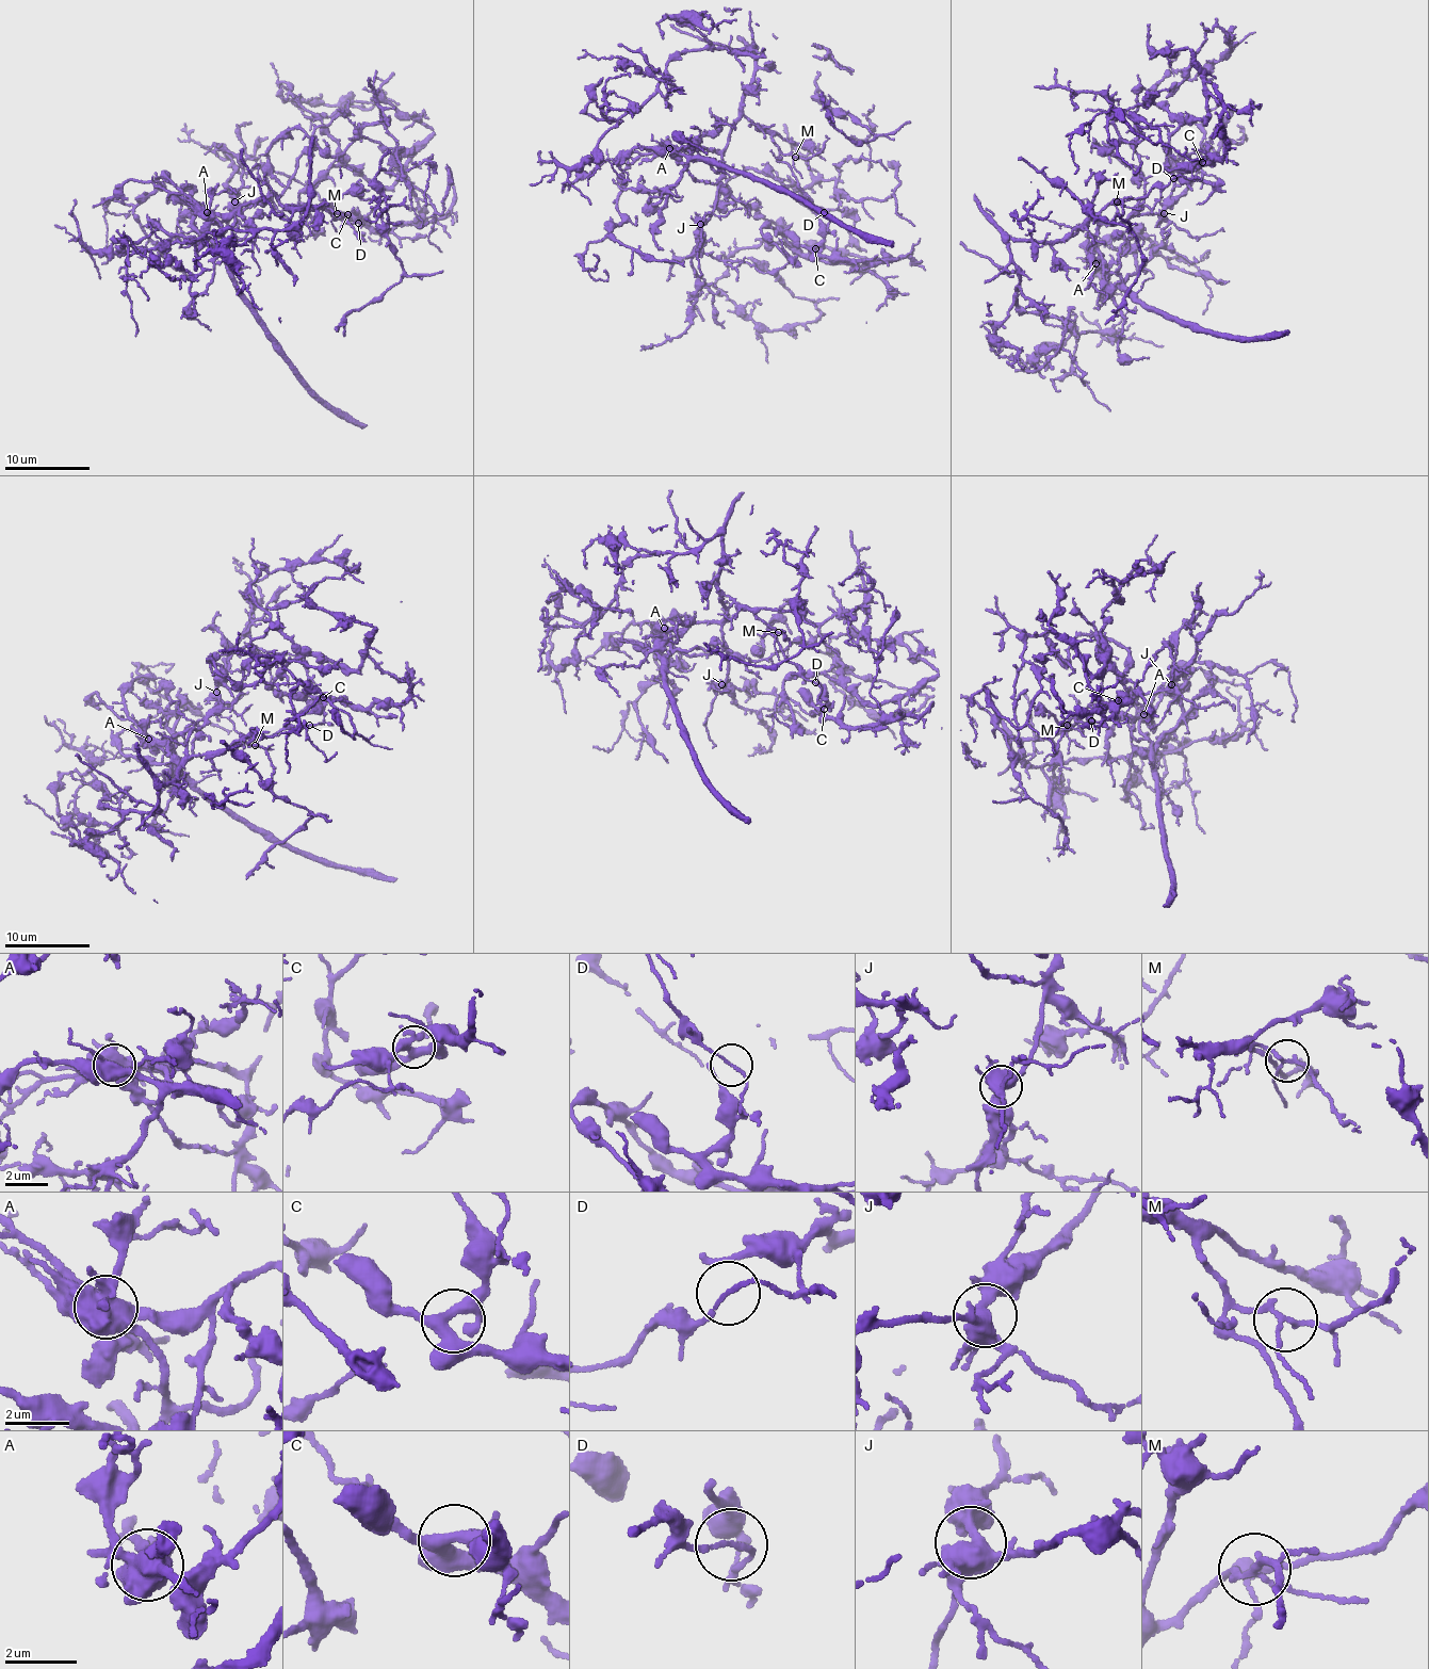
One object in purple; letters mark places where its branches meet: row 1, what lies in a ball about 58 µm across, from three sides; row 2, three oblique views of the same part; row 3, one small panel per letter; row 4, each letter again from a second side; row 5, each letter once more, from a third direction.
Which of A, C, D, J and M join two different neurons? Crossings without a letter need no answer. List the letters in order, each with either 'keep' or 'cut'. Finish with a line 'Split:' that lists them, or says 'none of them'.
A: cut
C: keep
D: cut
J: keep
M: keep
Split: A, D

